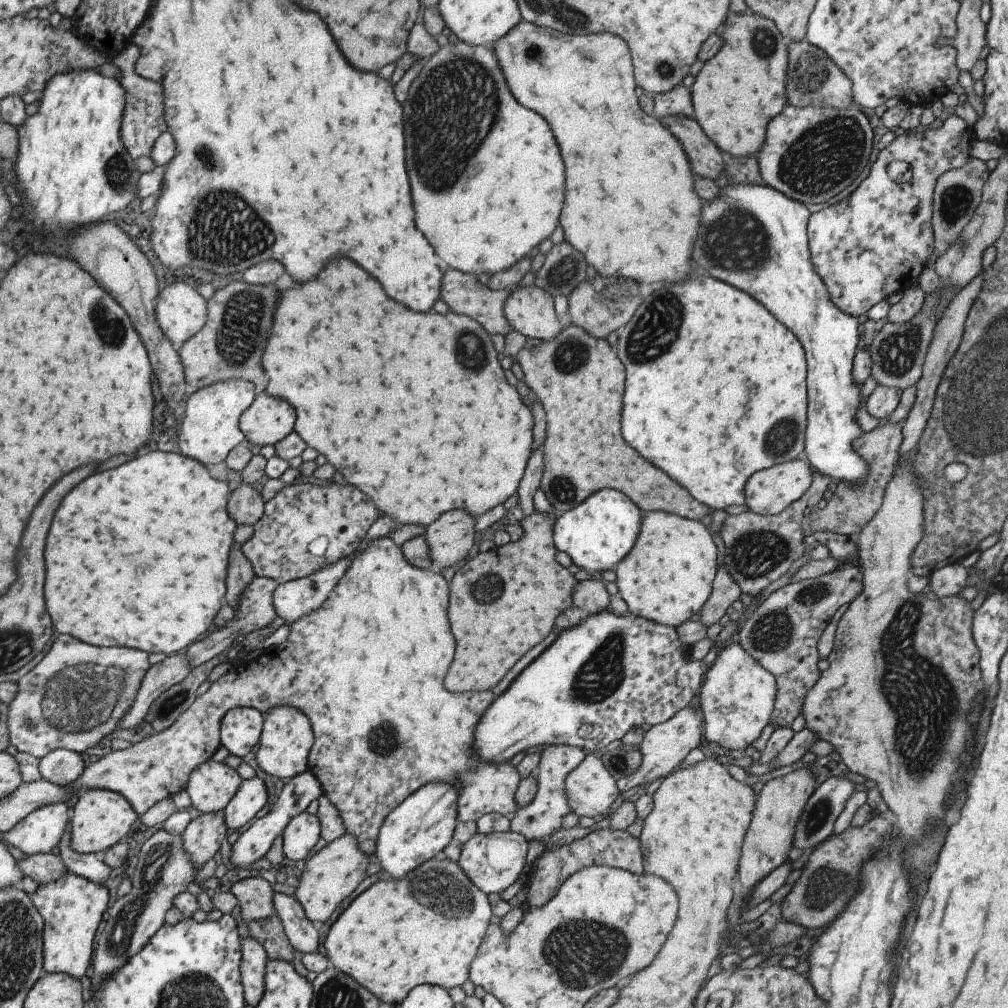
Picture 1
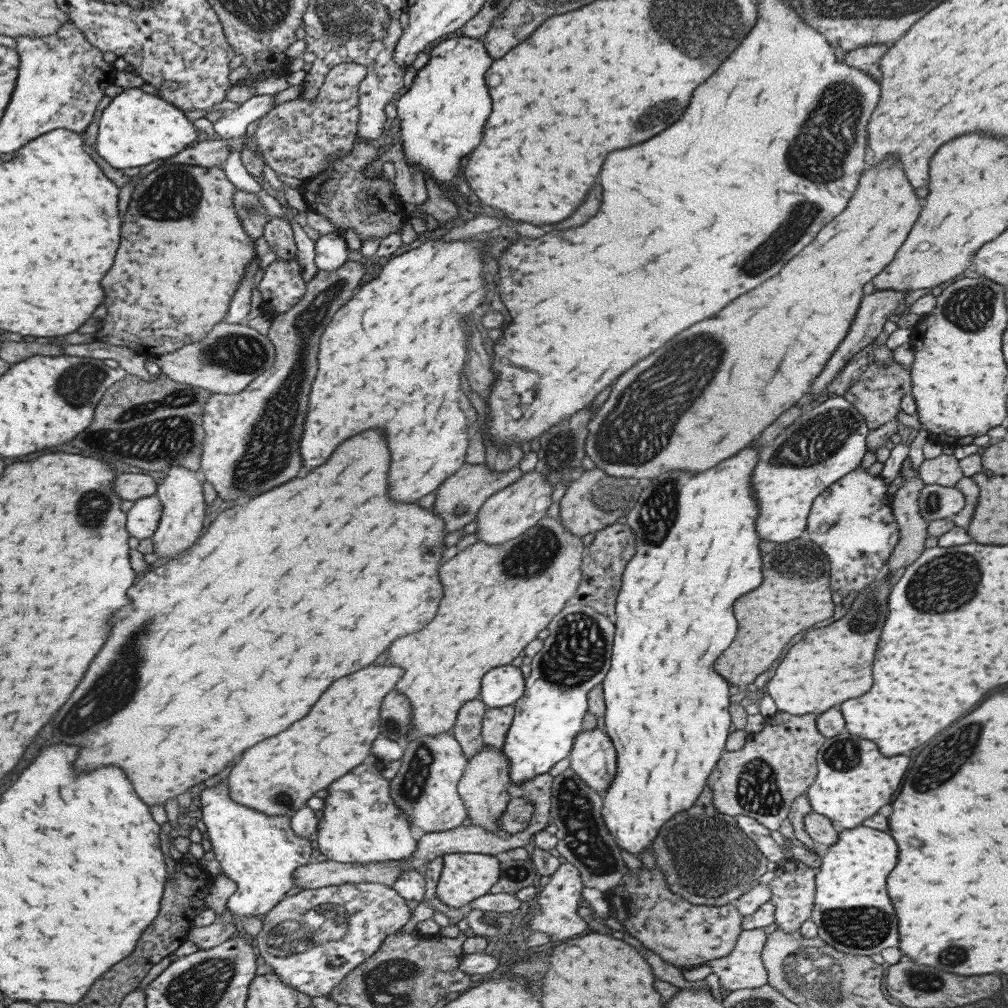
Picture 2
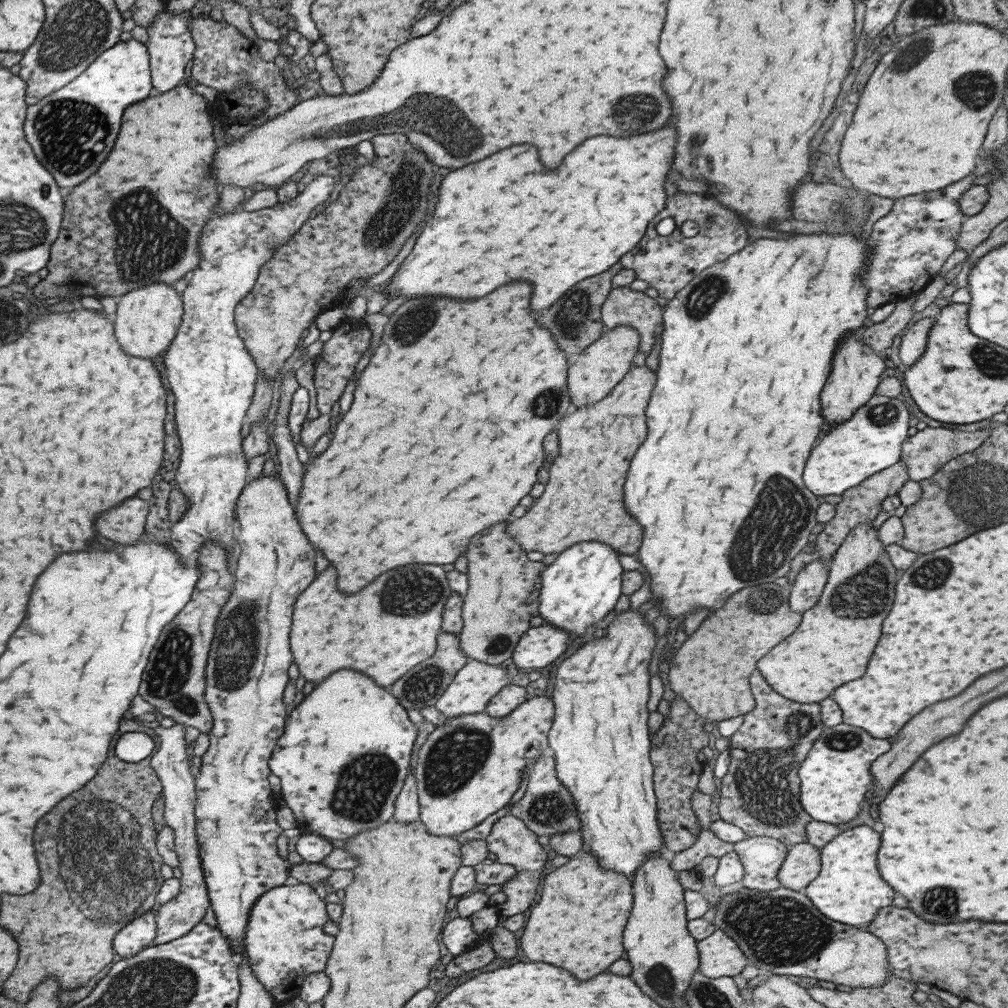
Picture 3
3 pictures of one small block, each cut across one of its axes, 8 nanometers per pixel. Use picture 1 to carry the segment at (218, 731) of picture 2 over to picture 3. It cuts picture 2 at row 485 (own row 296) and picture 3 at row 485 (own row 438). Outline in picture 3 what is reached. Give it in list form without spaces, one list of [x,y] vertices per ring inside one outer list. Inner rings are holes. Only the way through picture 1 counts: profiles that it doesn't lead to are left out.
[[[510,282],[496,288],[496,292],[492,292],[490,296],[468,300],[468,302],[452,300],[452,298],[406,300],[402,306],[398,306],[398,310],[394,310],[392,316],[389,316],[390,320],[385,324],[380,346],[376,348],[376,354],[371,357],[370,364],[366,366],[366,372],[362,370],[362,376],[356,384],[352,408],[336,426],[334,438],[330,446],[326,448],[326,452],[318,456],[310,466],[308,462],[304,464],[302,488],[297,500],[298,506],[295,506],[302,530],[308,536],[308,540],[314,546],[318,546],[318,550],[322,550],[324,556],[338,570],[338,584],[342,592],[358,592],[382,572],[402,564],[454,562],[460,554],[466,552],[466,546],[470,544],[470,538],[476,532],[500,520],[506,520],[512,508],[520,502],[520,498],[524,498],[532,490],[532,482],[534,484],[538,482],[536,480],[538,470],[544,462],[542,442],[552,432],[554,424],[560,418],[564,418],[564,414],[568,412],[572,404],[572,398],[568,396],[566,354],[558,350],[558,344],[552,332],[548,332],[548,328],[538,324],[538,320],[532,316],[530,294],[532,294],[530,282]]]

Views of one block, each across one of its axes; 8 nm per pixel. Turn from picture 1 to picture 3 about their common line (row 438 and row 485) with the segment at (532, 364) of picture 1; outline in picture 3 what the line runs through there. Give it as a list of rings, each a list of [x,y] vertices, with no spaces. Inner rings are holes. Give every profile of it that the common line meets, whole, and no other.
[[[632,364],[624,378],[612,388],[604,400],[590,404],[586,408],[578,408],[568,418],[560,420],[560,428],[556,430],[560,436],[560,456],[550,466],[548,472],[550,482],[546,484],[546,492],[534,502],[534,508],[526,512],[524,518],[528,520],[518,518],[508,526],[508,534],[526,554],[532,550],[542,552],[544,555],[560,554],[582,540],[598,540],[609,544],[619,555],[634,555],[634,552],[640,548],[644,528],[640,528],[640,524],[626,512],[622,498],[624,498],[624,482],[628,476],[632,456],[636,454],[638,446],[646,440],[644,412],[652,388],[656,384],[656,373],[647,365]],[[550,486],[552,492],[560,494],[552,494]],[[592,494],[596,494],[598,500],[592,498]],[[548,496],[580,496],[580,498],[548,498]],[[548,530],[558,530],[558,532],[548,532]],[[536,534],[558,534],[558,536],[536,536]]]

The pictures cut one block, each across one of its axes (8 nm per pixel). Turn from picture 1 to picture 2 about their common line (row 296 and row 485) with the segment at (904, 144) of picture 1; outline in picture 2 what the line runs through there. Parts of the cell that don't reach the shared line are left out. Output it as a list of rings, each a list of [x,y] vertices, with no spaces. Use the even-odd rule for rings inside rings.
[[[861,466],[816,497],[805,531],[829,558],[831,590],[847,596],[848,592],[862,591],[881,574],[881,568],[900,540],[899,524],[888,499],[893,502],[893,495],[888,494],[888,485]]]

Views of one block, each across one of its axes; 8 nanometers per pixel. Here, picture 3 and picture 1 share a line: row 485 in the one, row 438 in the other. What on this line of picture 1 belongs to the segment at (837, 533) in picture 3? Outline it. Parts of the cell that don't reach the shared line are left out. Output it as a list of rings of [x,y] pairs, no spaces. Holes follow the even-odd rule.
[[[904,421],[898,424],[884,424],[880,428],[875,428],[873,431],[863,433],[860,438],[854,440],[854,448],[856,452],[868,462],[870,472],[868,478],[858,484],[858,486],[848,486],[846,482],[837,482],[836,490],[833,494],[827,496],[826,506],[823,509],[811,511],[808,514],[807,533],[814,532],[832,532],[834,534],[852,537],[852,534],[860,534],[862,528],[874,518],[875,512],[880,510],[886,492],[886,484],[890,480],[896,462],[898,462],[898,454],[900,454],[900,444],[902,438],[902,426]]]

